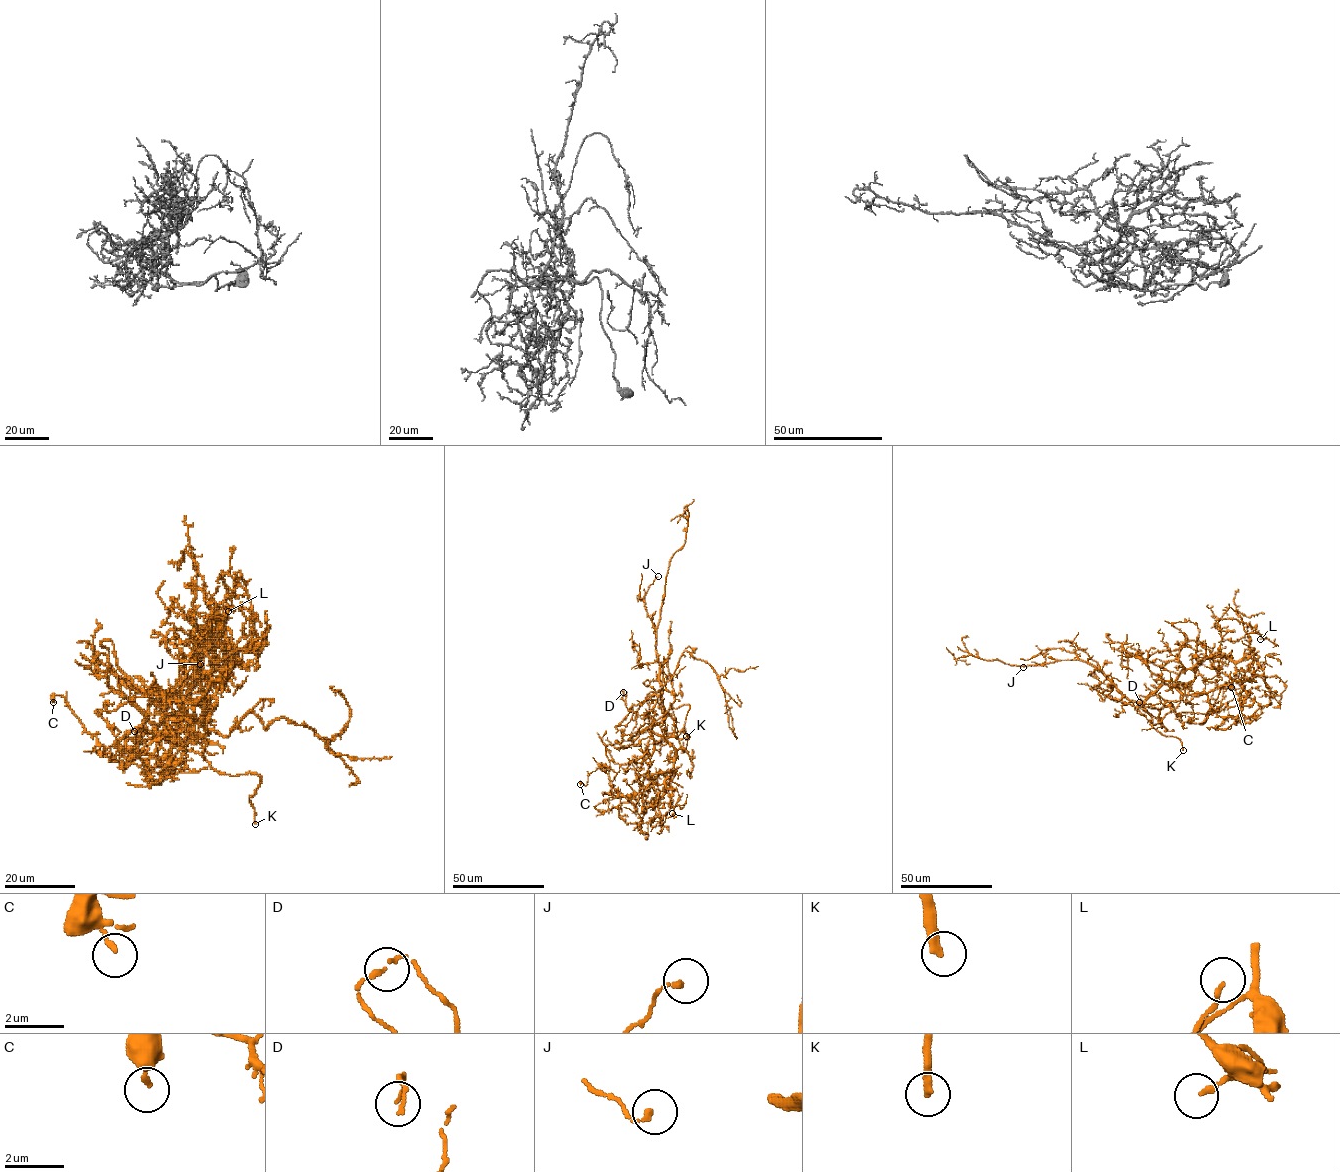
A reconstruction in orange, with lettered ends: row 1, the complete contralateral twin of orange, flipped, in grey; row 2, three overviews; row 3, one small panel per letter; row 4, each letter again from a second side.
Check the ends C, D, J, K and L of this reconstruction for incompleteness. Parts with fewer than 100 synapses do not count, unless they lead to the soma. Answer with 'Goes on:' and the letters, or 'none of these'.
Goes on: K

